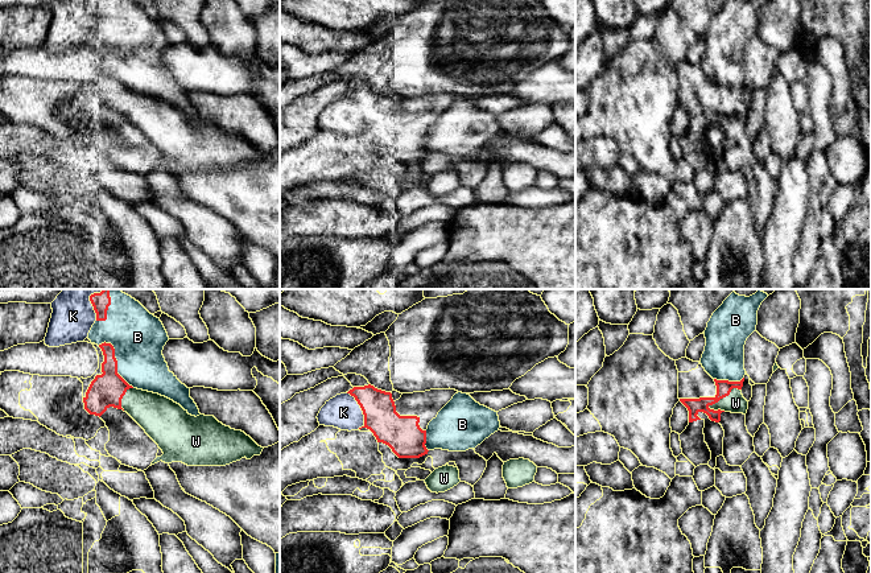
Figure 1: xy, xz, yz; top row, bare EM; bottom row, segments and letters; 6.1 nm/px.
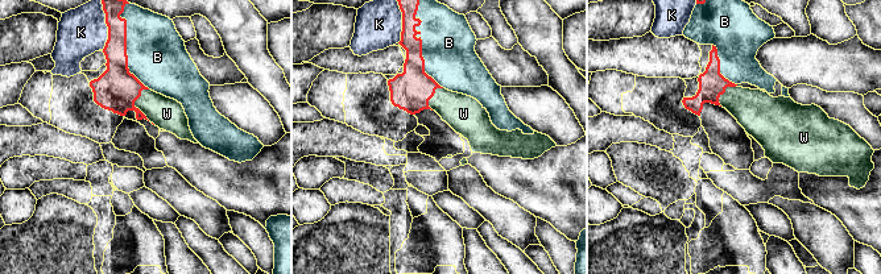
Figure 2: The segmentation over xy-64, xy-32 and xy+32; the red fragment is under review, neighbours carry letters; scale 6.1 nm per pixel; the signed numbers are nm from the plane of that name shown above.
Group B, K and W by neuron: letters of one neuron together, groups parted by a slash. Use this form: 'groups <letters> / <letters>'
groups B / K / W

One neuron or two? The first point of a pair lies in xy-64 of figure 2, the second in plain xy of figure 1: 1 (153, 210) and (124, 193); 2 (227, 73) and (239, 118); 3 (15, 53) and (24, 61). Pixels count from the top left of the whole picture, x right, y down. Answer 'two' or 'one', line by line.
1: two
2: two
3: two

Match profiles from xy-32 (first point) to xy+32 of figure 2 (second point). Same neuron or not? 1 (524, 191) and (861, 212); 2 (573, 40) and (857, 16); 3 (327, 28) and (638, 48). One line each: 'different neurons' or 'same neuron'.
1: same neuron
2: same neuron
3: different neurons

